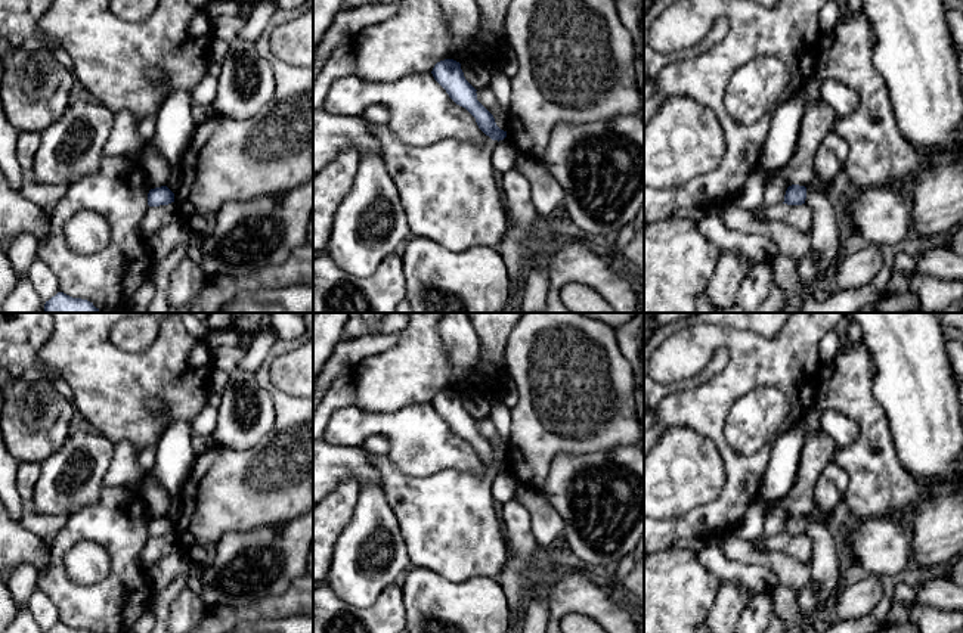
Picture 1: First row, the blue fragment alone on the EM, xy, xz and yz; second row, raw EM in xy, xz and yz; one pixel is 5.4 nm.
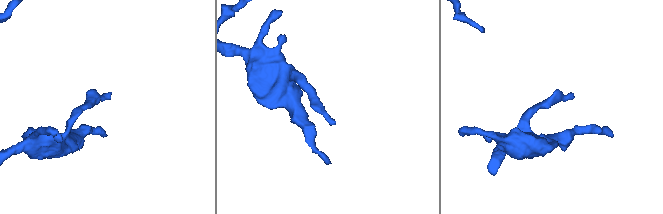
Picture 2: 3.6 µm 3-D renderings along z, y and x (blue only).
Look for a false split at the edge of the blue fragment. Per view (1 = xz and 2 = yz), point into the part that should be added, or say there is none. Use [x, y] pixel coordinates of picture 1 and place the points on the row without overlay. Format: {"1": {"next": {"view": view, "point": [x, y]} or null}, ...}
{"1": {"next": null}, "2": {"next": null}}

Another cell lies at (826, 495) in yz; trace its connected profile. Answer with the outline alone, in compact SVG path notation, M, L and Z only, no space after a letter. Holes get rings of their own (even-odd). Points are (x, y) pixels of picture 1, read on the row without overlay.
M821 474L814 485L815 505L824 513L830 515L836 509L842 497L843 494L837 490L835 482Z

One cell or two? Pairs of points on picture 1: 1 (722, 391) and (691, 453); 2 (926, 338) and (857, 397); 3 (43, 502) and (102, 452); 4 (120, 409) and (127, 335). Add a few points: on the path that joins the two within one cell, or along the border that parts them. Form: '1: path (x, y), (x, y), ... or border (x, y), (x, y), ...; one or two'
1: border (666, 427), (687, 427), (703, 434), (721, 462); two
2: border (866, 350), (873, 363), (873, 396), (886, 416); two
3: path (62, 499), (84, 487), (95, 471); one
4: border (157, 334), (141, 351), (123, 351), (108, 335); two

